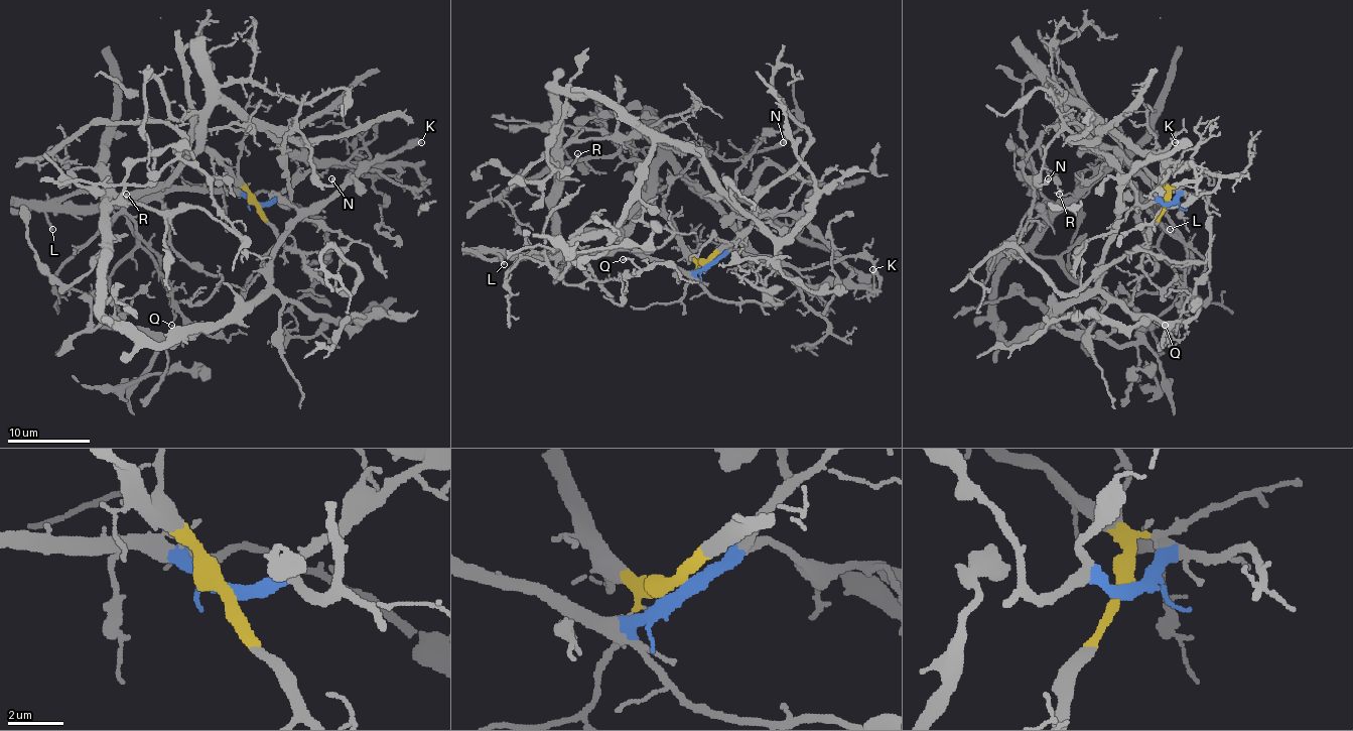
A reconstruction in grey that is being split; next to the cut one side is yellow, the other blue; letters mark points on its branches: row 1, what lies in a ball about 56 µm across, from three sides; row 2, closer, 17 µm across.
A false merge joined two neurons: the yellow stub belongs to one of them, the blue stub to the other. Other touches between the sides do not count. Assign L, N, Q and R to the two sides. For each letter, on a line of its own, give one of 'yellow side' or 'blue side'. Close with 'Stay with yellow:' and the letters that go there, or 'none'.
L: blue side
N: blue side
Q: blue side
R: yellow side
Stay with yellow: R

